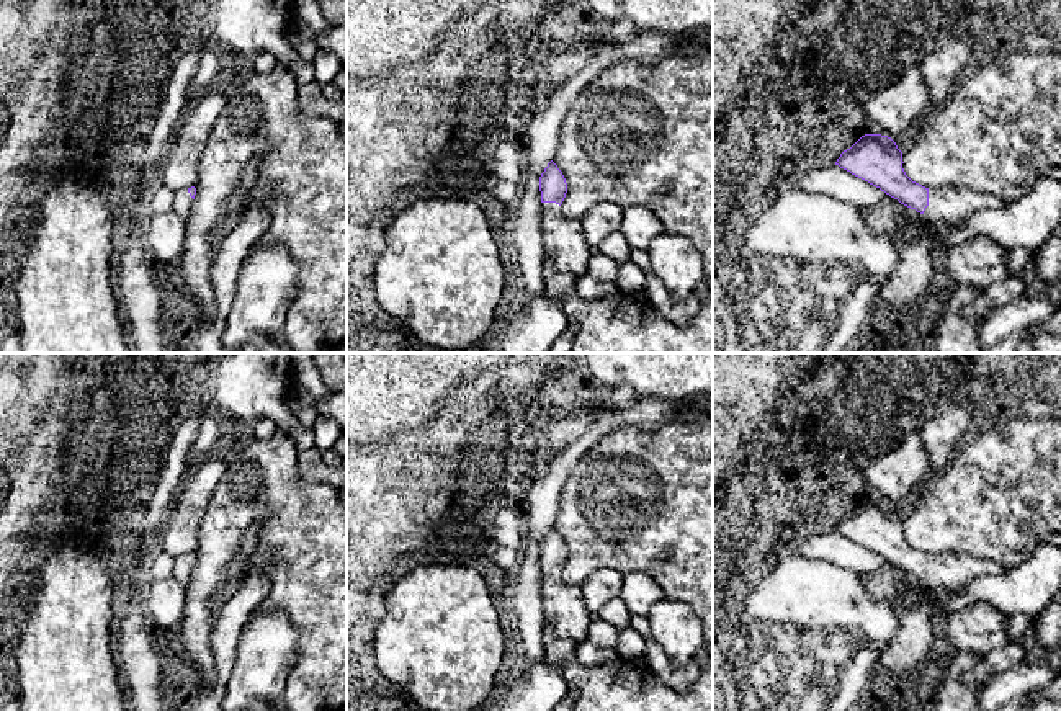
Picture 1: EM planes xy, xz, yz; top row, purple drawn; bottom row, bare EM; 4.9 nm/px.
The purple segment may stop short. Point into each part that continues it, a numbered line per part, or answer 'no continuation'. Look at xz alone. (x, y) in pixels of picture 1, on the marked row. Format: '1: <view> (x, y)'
1: xz (564, 244)

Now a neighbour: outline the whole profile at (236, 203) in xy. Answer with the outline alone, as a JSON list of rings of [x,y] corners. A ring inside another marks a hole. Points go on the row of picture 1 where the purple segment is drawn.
[[[242,190],[229,196],[229,201],[226,204],[226,219],[214,232],[216,240],[224,240],[224,237],[235,227],[235,224],[242,219],[240,211],[244,206],[245,193]]]

